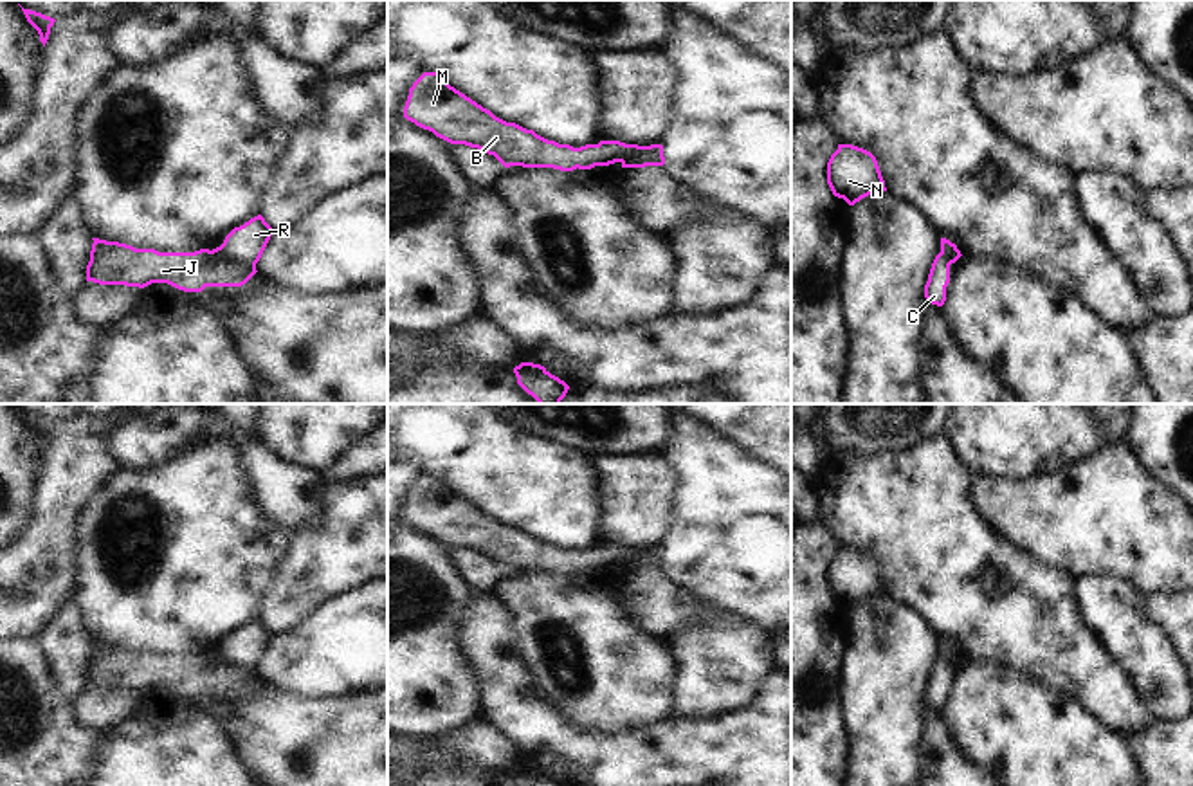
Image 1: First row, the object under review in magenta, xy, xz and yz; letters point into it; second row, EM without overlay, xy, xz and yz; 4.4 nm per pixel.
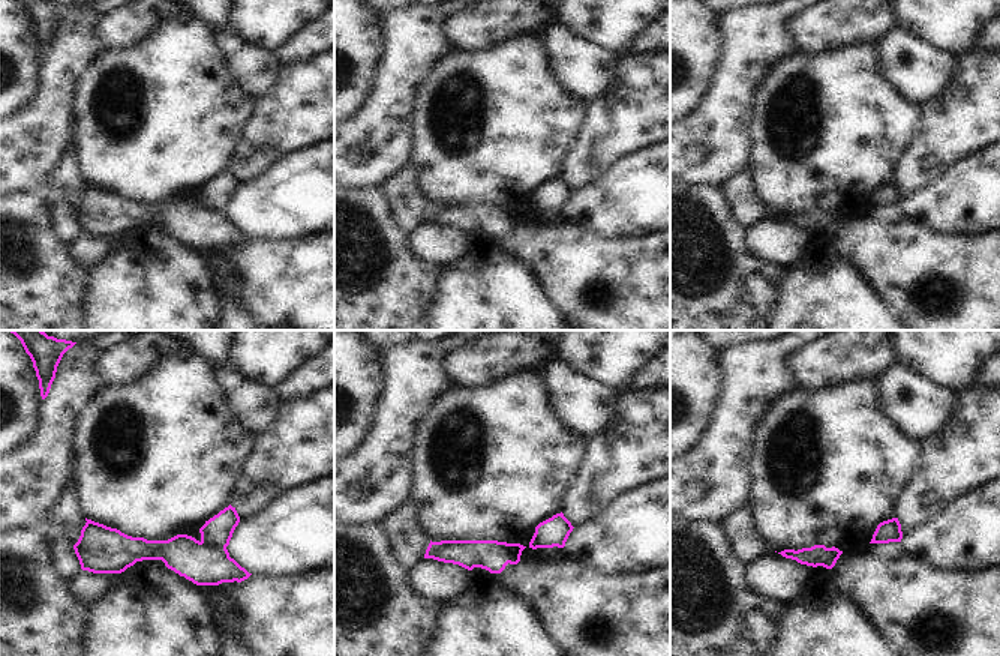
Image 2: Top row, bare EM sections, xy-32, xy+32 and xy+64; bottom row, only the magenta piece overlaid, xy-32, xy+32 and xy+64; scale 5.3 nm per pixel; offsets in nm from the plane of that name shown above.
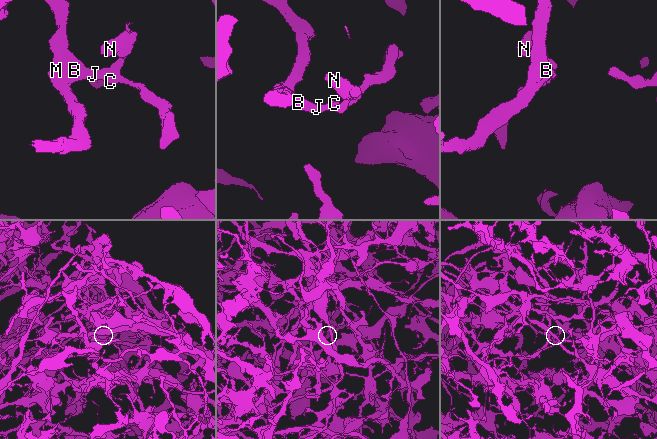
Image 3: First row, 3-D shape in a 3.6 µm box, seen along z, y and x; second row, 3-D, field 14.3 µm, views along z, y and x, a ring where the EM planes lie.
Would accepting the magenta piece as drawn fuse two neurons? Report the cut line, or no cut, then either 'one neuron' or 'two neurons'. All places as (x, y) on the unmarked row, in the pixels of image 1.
cut in xy along (220, 649), (227, 662), (254, 667); two neurons

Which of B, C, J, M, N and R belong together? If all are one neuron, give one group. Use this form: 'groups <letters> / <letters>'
groups B C J M / N R

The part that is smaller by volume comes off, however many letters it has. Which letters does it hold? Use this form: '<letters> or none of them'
N, R

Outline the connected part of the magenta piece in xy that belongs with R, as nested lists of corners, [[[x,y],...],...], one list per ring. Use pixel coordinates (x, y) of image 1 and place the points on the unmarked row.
[[[258,618],[225,640],[222,658],[231,665],[258,667],[270,640],[272,631]]]

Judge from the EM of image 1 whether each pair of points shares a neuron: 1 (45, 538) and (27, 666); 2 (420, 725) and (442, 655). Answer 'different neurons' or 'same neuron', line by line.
1: different neurons
2: same neuron

